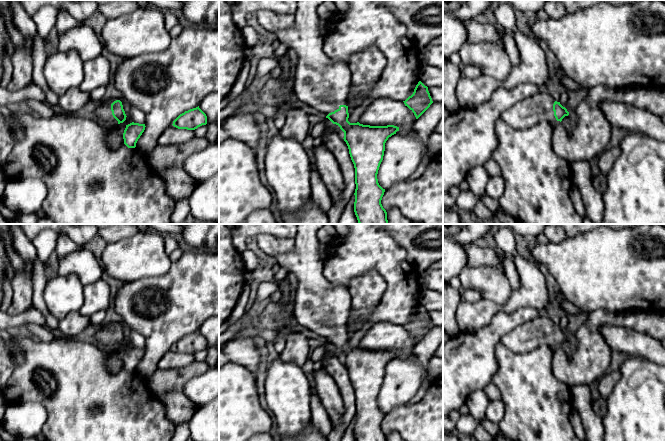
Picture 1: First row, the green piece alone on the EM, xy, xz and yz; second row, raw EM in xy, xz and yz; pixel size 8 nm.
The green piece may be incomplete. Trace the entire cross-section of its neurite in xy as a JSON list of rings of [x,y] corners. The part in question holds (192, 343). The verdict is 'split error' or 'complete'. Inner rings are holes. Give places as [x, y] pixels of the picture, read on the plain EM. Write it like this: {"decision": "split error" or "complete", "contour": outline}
{"decision": "complete", "contour": [[[198,330],[180,338],[173,345],[172,349],[178,353],[195,354],[198,351],[206,348],[207,340]]]}

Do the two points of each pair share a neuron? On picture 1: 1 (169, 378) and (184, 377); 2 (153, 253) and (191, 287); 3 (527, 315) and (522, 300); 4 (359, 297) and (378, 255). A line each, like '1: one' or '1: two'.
1: one
2: two
3: two
4: two

